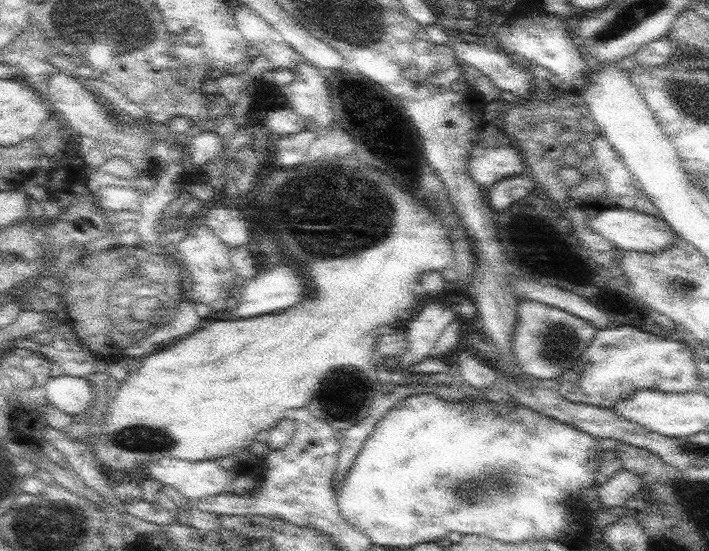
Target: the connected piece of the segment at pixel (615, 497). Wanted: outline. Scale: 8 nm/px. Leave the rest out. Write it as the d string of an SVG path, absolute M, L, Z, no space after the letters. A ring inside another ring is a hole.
M620 470L597 489L602 509L624 507L626 501L642 489L642 480L632 472Z

